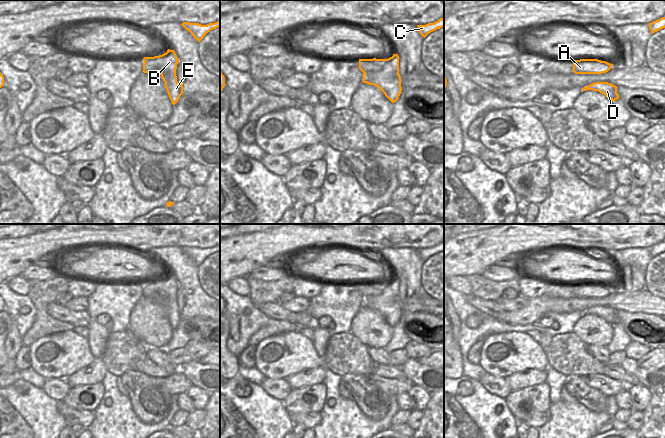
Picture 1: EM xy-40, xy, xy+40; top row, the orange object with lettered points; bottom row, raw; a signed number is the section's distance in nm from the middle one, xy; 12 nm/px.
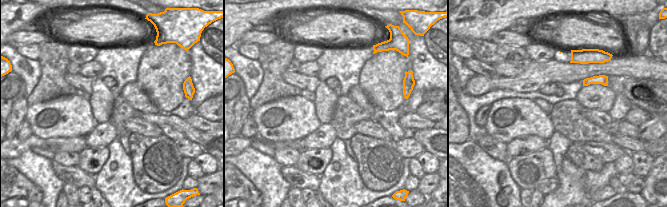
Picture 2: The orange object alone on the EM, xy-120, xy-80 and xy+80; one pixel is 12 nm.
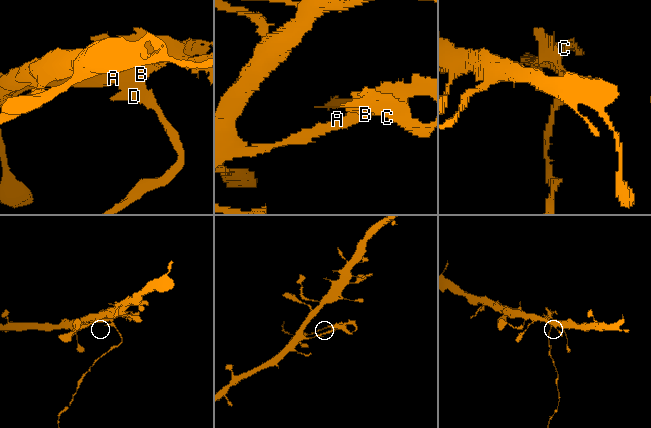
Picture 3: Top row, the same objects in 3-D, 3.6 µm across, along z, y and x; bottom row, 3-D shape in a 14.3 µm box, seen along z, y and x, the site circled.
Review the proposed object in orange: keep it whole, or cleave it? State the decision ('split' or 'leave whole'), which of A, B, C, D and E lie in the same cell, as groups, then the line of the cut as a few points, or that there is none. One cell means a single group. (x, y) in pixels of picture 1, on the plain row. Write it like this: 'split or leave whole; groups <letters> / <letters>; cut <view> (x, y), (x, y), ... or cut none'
split; groups A / B C D E; cut xy-40 (146, 281), (160, 285), (163, 288)

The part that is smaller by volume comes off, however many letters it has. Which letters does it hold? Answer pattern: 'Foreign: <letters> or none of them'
Foreign: B, C, D, E

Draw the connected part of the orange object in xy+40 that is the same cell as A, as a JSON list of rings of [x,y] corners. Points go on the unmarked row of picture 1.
[[[598,283],[573,284],[575,298],[602,298],[608,296],[613,288]]]

